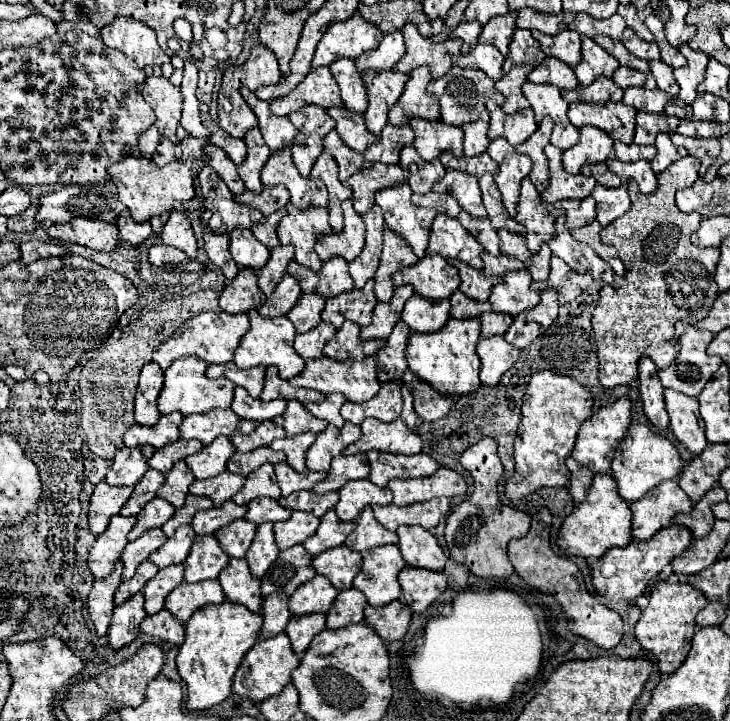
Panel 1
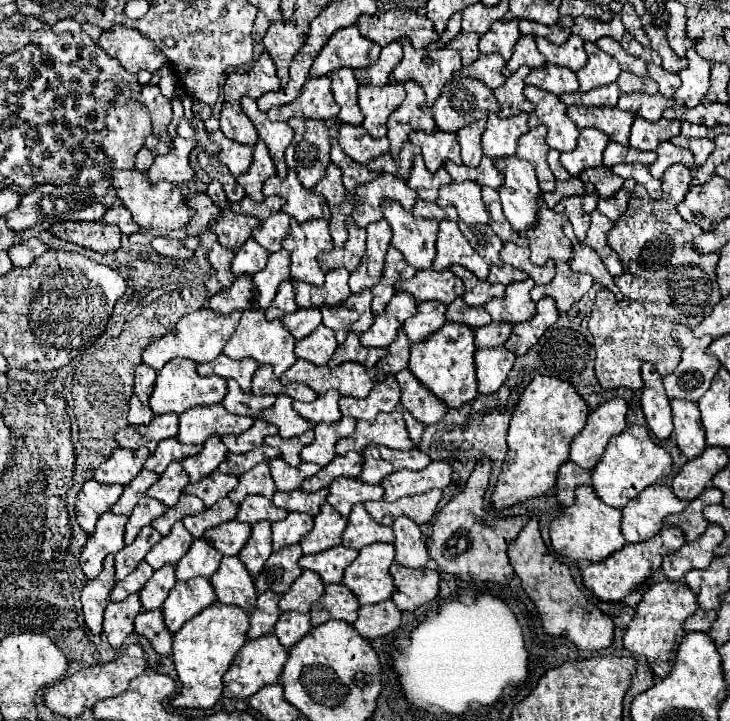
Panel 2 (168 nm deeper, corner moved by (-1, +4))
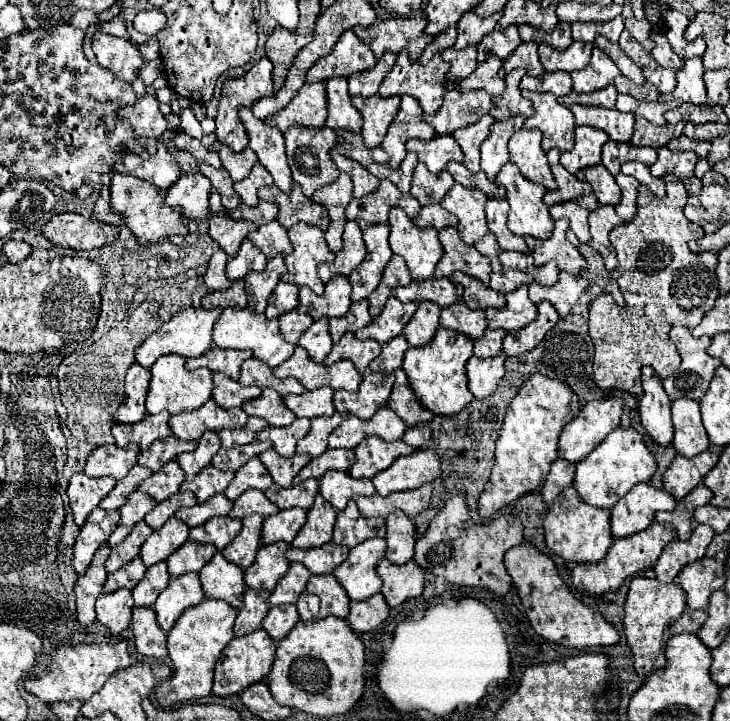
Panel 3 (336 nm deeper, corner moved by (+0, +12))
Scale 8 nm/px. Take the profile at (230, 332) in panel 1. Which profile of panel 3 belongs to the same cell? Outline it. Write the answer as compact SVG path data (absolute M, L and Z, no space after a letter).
M187 308L183 312L179 312L177 316L173 316L169 322L165 322L157 332L149 334L147 340L135 350L135 360L143 366L143 368L151 368L151 364L163 356L163 354L179 354L183 358L191 358L191 356L201 356L203 352L207 352L213 344L211 340L211 328L213 324L219 320L223 310L213 308L213 310L205 310L205 308Z

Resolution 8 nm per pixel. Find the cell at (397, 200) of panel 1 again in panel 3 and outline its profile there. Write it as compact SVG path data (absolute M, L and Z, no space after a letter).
M391 208L389 214L389 244L393 254L399 254L411 272L413 280L433 278L435 266L443 256L437 230L419 230L401 208Z

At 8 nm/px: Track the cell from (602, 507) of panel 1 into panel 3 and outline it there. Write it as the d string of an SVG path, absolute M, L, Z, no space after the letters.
M573 486L563 490L549 506L549 512L543 520L543 534L545 534L545 546L553 554L561 556L565 562L577 562L577 564L595 564L603 560L613 542L609 510L591 508L589 504L583 504L579 496L575 496Z

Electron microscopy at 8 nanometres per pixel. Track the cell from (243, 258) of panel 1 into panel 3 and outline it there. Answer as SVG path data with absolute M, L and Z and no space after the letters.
M245 240L239 248L239 254L227 262L227 278L229 280L241 280L249 272L263 272L267 266L267 258L249 242Z

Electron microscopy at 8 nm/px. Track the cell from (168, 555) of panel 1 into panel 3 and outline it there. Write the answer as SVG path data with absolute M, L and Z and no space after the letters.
M173 516L143 542L139 556L145 566L153 566L157 562L167 560L167 556L173 554L179 546L183 546L187 538L189 538L189 526Z

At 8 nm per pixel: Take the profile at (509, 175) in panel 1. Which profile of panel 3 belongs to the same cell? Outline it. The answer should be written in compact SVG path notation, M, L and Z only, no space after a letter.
M511 162L501 168L495 182L499 186L505 186L507 190L507 202L511 206L507 228L517 236L547 240L553 232L553 218L543 204L543 196L547 190L541 184L523 180L523 176L519 176L519 170Z

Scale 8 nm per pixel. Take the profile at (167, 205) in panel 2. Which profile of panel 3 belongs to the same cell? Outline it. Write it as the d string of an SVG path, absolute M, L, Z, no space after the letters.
M113 174L111 182L111 212L123 216L125 226L133 232L133 236L139 240L139 246L153 246L165 240L171 234L189 234L185 224L181 222L181 212L179 208L171 208L163 204L163 196L159 194L157 188L151 188L151 184L129 176L129 174Z

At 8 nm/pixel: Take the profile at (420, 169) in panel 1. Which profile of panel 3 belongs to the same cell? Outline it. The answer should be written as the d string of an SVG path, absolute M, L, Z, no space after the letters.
M417 164L415 174L413 174L411 196L417 198L421 206L437 204L443 200L443 196L451 190L453 184L455 184L455 180L449 172L441 172L439 176L435 176L435 174L427 172L425 164Z

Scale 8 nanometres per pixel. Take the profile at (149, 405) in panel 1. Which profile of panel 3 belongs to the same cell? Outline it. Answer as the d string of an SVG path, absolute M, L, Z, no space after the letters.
M133 364L125 376L125 400L117 408L113 420L115 422L125 422L125 424L135 424L143 420L145 416L145 396L149 390L149 380L151 372L139 364Z

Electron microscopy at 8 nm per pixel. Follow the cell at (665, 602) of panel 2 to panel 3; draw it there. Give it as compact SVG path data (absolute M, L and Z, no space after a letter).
M641 576L631 580L627 600L625 600L623 626L625 626L627 642L633 650L635 672L641 678L663 668L663 664L665 664L665 642L671 638L669 628L681 616L683 610L685 610L685 592L677 584L673 584L673 582L661 584L655 578L641 578Z

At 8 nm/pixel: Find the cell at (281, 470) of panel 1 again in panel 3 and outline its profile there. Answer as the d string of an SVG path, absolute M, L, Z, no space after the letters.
M265 450L259 460L269 470L275 484L281 488L291 488L291 482L299 471L311 460L308 454L295 454L291 459L279 456L275 450Z

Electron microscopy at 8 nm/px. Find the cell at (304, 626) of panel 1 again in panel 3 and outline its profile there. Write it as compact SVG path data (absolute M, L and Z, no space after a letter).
M283 604L283 606L271 606L261 626L275 642L279 642L283 636L287 636L287 632L297 622L299 622L299 614L295 604Z

